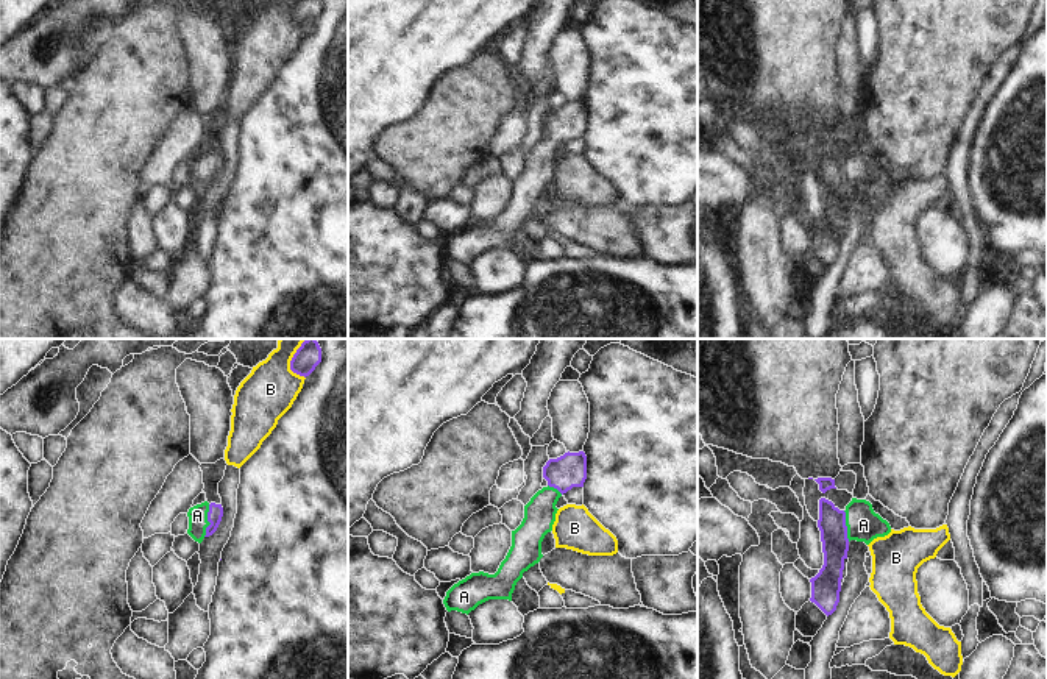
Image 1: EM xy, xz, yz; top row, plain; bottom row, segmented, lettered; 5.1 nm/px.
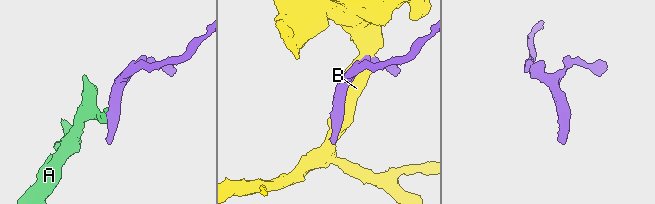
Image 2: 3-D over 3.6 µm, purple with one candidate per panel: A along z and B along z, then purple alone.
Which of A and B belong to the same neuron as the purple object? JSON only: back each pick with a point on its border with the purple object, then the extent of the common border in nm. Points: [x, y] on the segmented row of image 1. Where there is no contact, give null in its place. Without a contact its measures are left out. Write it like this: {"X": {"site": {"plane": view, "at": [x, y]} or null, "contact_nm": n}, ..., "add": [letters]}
{"A": {"site": {"plane": "xy", "at": [208, 520]}, "contact_nm": 170}, "add": ["A"]}

